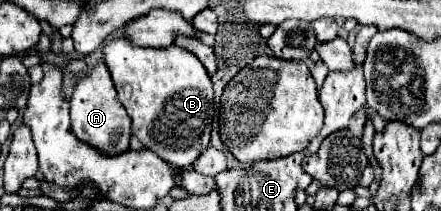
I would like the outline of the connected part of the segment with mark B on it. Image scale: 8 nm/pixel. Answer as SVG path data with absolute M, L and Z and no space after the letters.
M113 39L103 49L105 65L113 77L117 99L127 109L131 117L133 135L147 147L153 149L161 159L175 165L177 169L193 167L197 157L209 147L211 141L211 123L213 123L213 83L203 63L189 51L169 45L165 49L155 47L133 47L127 39Z

